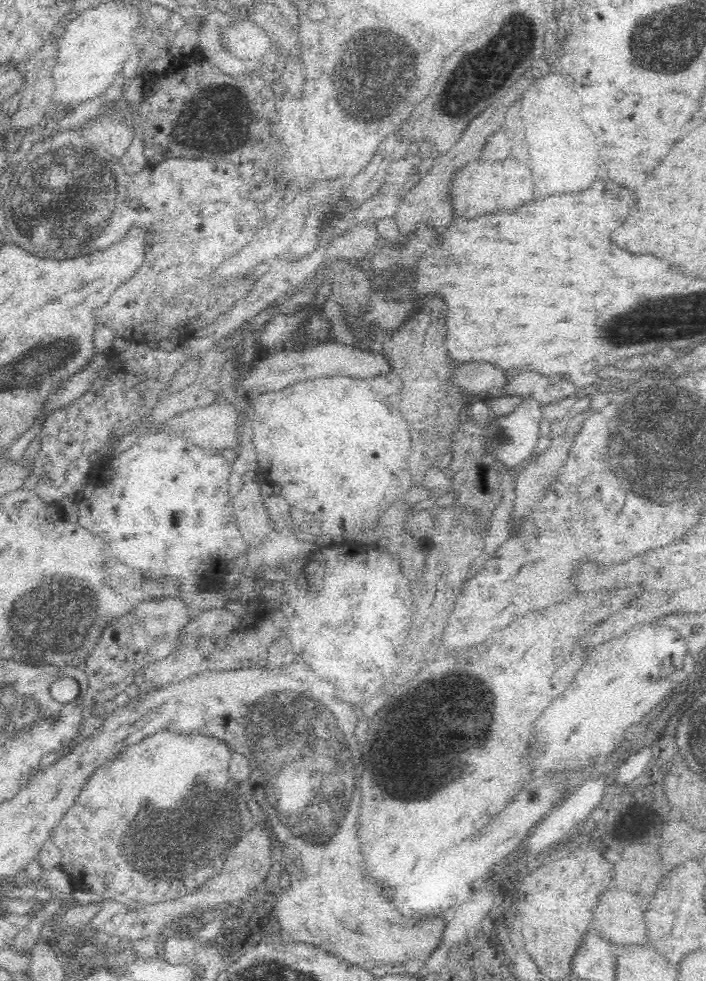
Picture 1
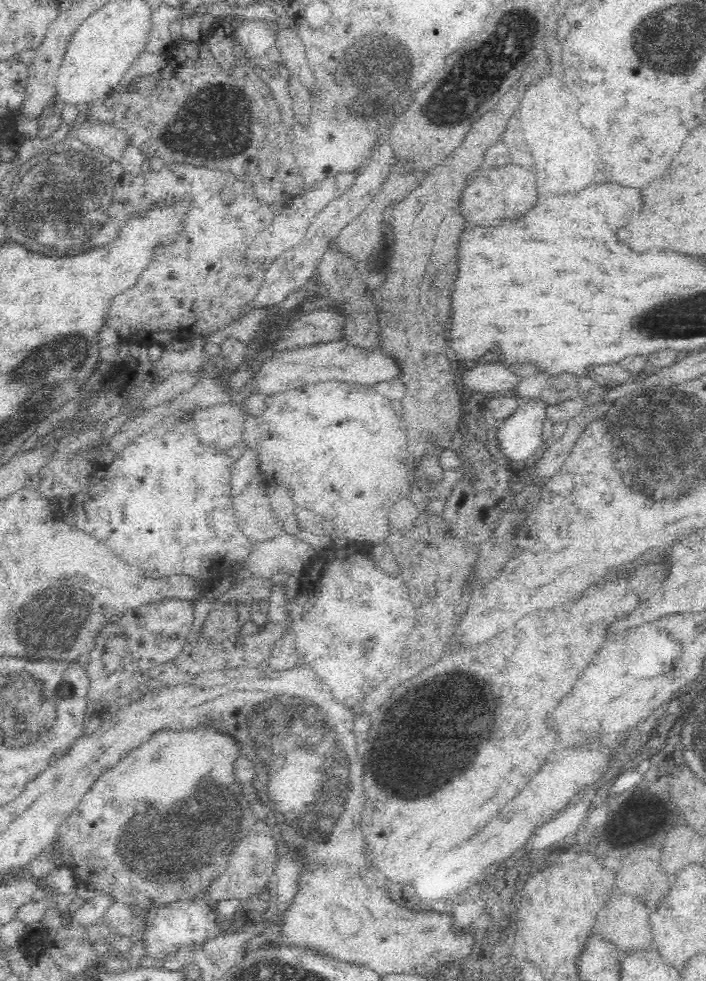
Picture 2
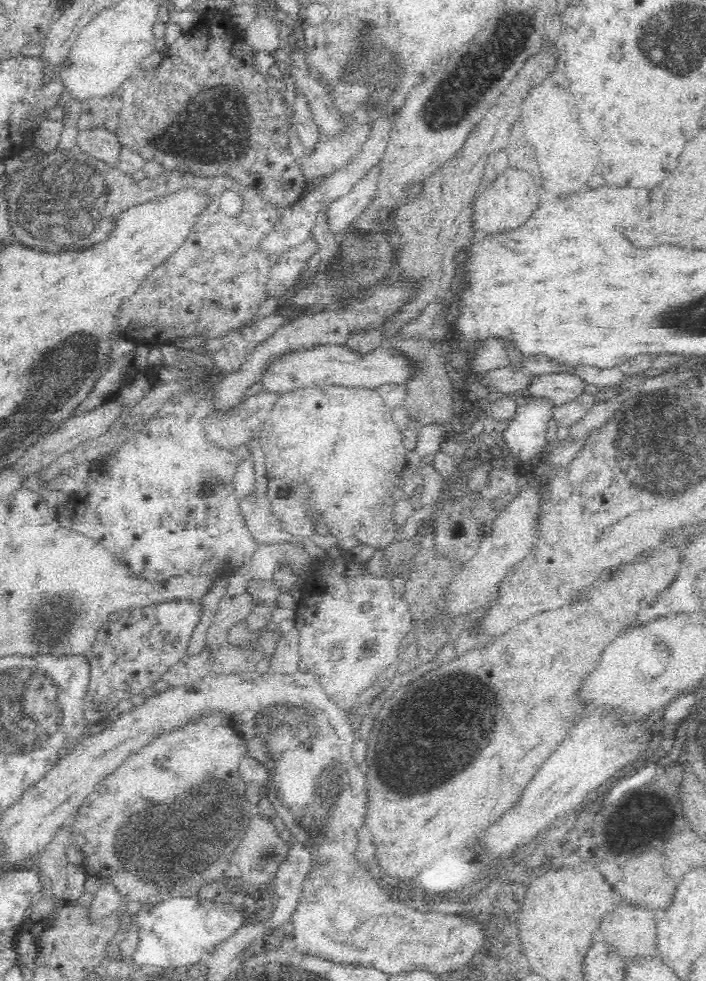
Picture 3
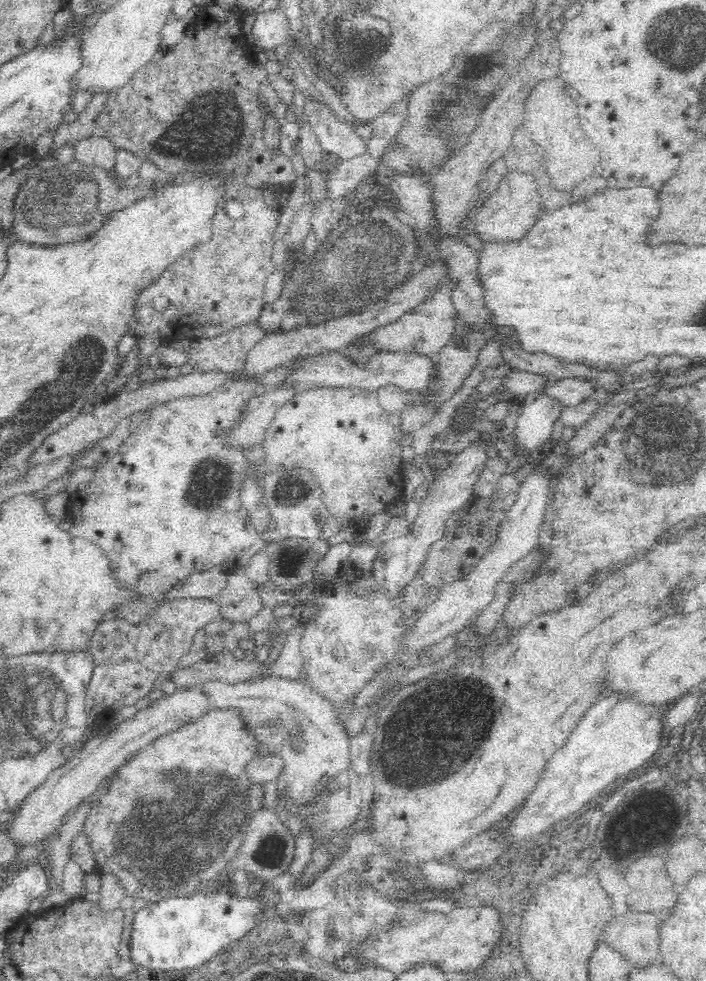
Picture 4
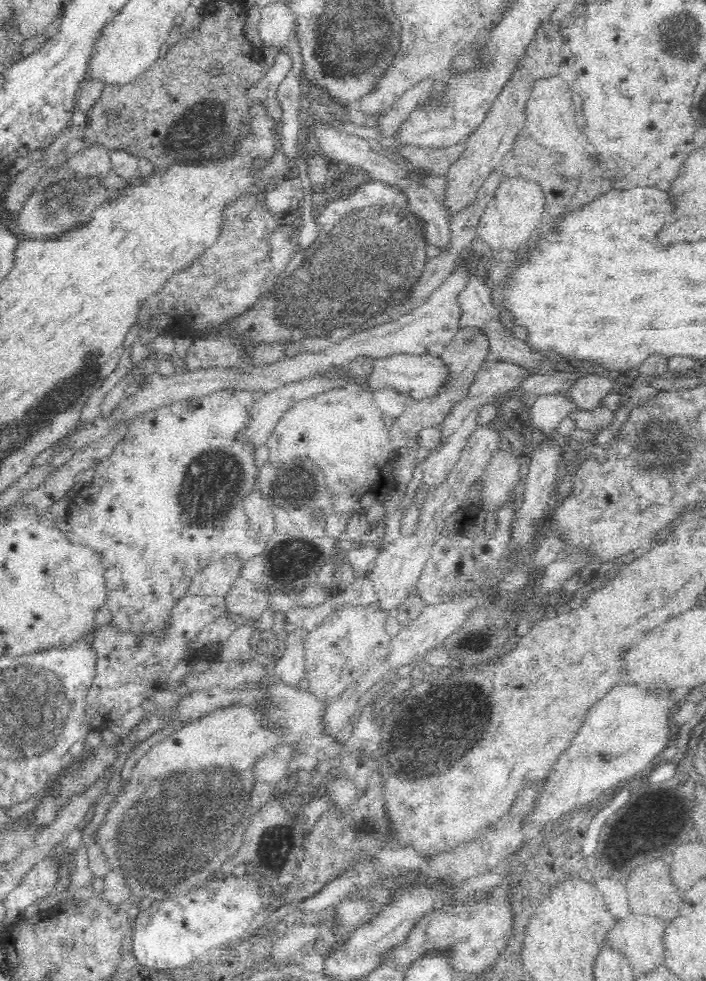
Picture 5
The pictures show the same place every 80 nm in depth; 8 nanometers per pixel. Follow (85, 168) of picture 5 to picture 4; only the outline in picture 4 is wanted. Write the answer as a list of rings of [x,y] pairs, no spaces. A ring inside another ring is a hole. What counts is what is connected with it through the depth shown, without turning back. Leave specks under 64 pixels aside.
[[[90,137],[76,144],[73,148],[73,157],[80,158],[80,162],[88,162],[88,166],[104,166],[110,170],[115,164],[113,146],[114,140],[103,137]],[[112,158],[112,160],[104,160]]]

